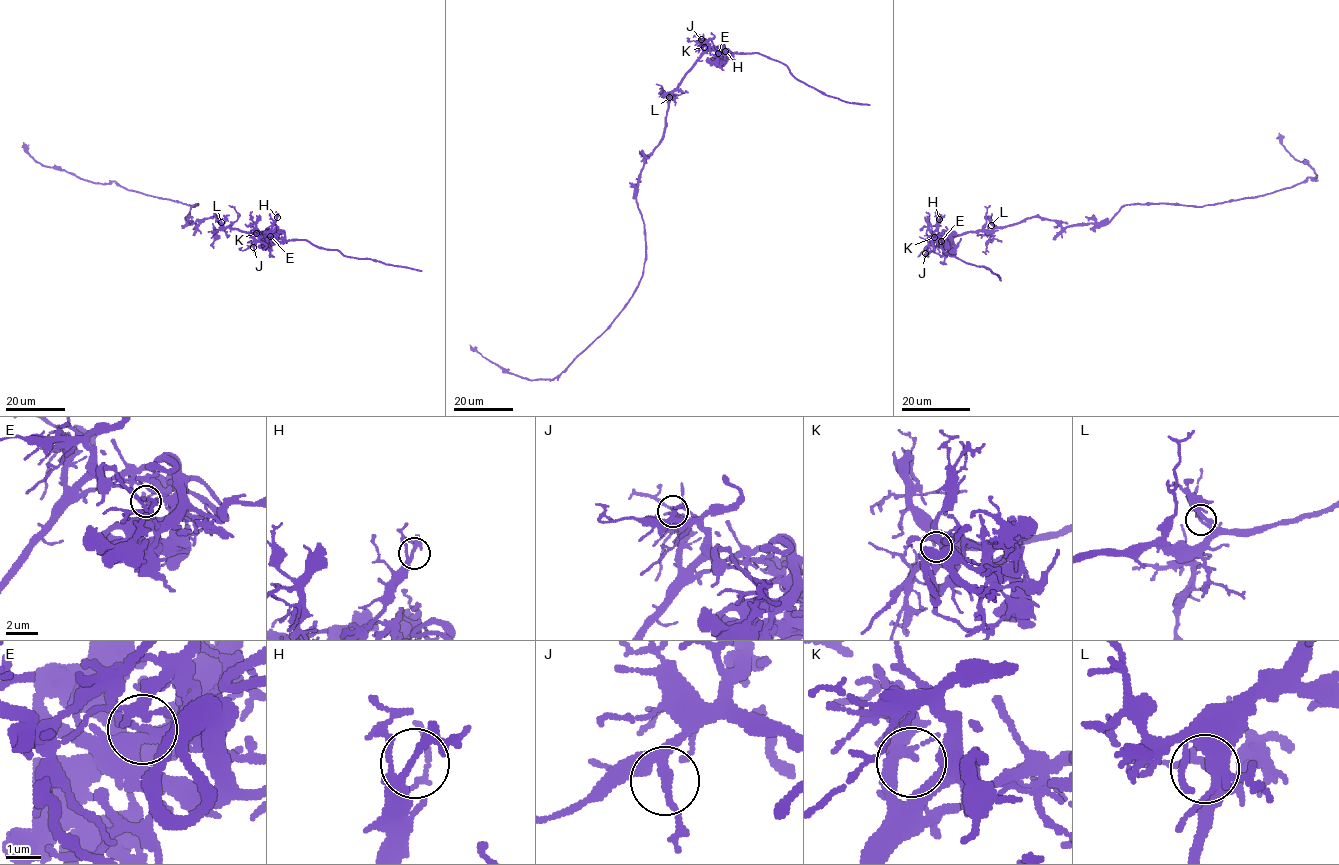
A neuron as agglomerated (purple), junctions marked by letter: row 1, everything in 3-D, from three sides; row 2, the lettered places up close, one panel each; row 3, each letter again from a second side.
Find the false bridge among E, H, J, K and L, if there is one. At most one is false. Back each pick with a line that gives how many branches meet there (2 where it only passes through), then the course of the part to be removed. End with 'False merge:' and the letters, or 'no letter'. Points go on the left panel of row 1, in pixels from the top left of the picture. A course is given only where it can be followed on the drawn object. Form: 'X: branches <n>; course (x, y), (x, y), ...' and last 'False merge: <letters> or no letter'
E: branches 4; course (270, 236), (286, 241), (306, 240), (319, 247), (337, 249), (349, 257), (421, 271)
False merge: E

